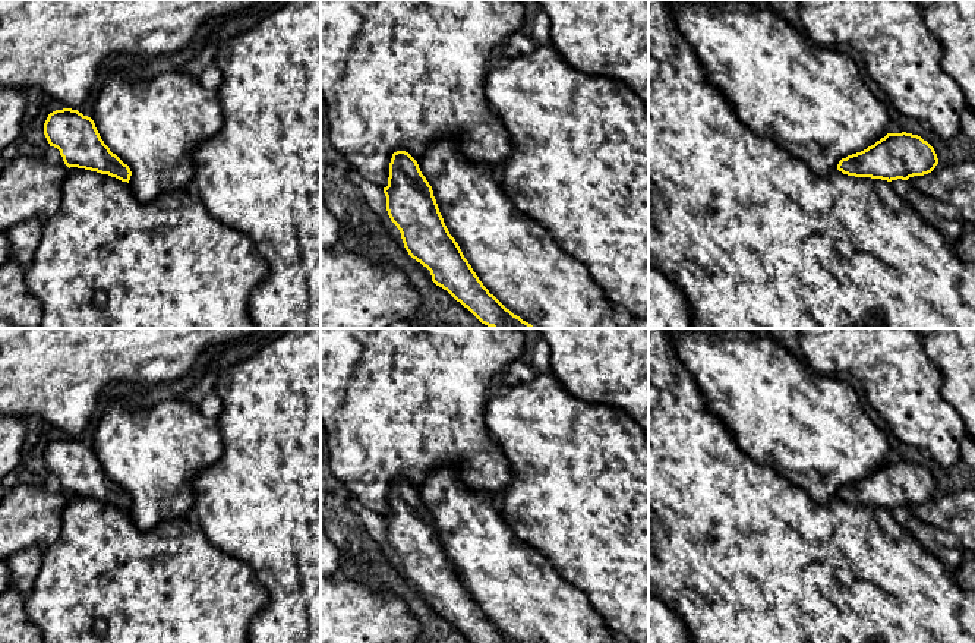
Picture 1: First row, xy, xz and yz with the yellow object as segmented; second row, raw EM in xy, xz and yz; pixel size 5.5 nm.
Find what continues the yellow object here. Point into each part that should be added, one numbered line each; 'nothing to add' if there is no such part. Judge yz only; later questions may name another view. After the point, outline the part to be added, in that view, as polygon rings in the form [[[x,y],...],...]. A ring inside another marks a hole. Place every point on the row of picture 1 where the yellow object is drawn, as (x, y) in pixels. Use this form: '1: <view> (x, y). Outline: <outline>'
1: yz (808, 100). Outline: [[[669,0],[666,7],[707,81],[735,105],[739,120],[757,136],[770,139],[804,161],[814,173],[827,176],[837,170],[842,158],[867,149],[887,135],[887,110],[861,81],[853,59],[839,50],[817,45],[774,10],[736,0]]]

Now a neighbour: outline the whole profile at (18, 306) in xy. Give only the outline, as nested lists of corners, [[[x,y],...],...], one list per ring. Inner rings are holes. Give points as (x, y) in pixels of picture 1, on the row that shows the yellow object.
[[[0,230],[0,319],[15,328],[38,328],[42,308],[26,289],[25,271],[10,258],[10,242]]]

